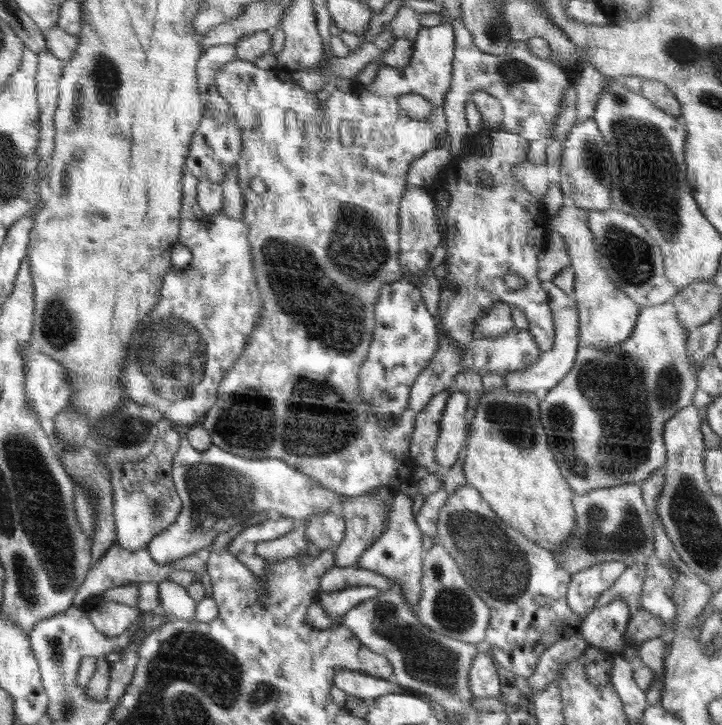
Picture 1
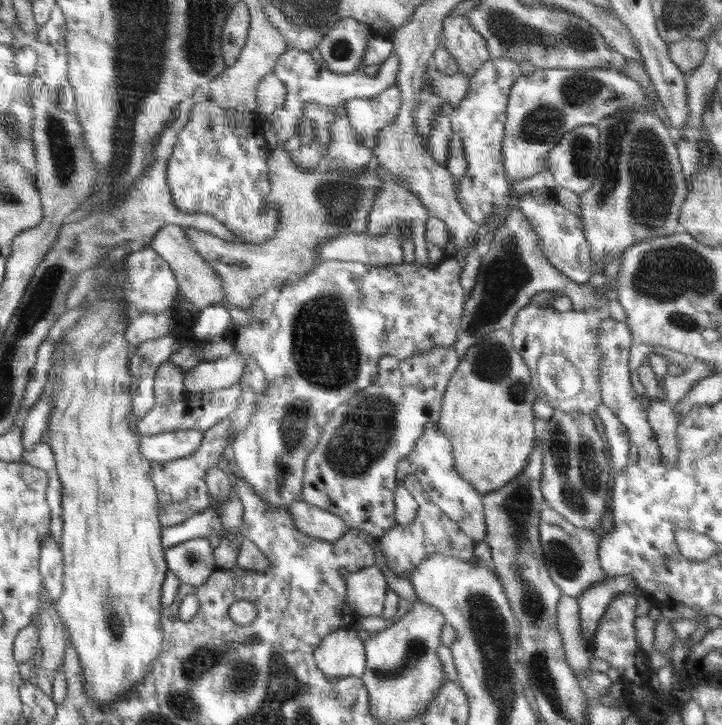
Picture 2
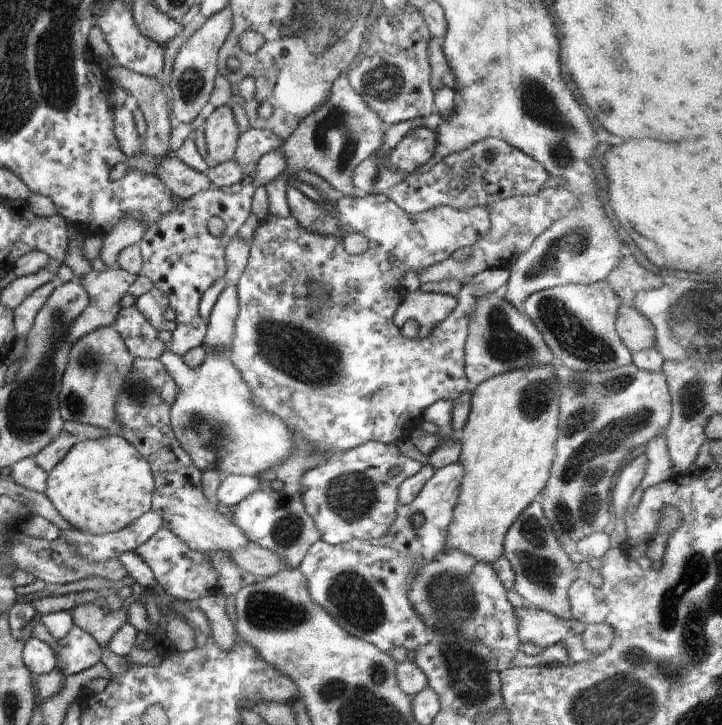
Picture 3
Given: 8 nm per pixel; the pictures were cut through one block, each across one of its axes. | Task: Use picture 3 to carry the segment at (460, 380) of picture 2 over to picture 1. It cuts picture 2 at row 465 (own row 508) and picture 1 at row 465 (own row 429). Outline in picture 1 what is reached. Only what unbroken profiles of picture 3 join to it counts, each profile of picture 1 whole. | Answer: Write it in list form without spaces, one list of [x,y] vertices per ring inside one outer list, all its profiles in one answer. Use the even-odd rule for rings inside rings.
[[[506,388],[484,393],[476,402],[476,413],[468,424],[466,449],[462,471],[467,484],[480,492],[482,499],[488,502],[496,514],[508,526],[522,532],[528,540],[546,548],[551,553],[562,548],[568,542],[574,526],[576,513],[572,501],[575,493],[564,479],[555,456],[548,446],[547,436],[541,424],[539,404],[541,395],[534,393],[509,392]]]

